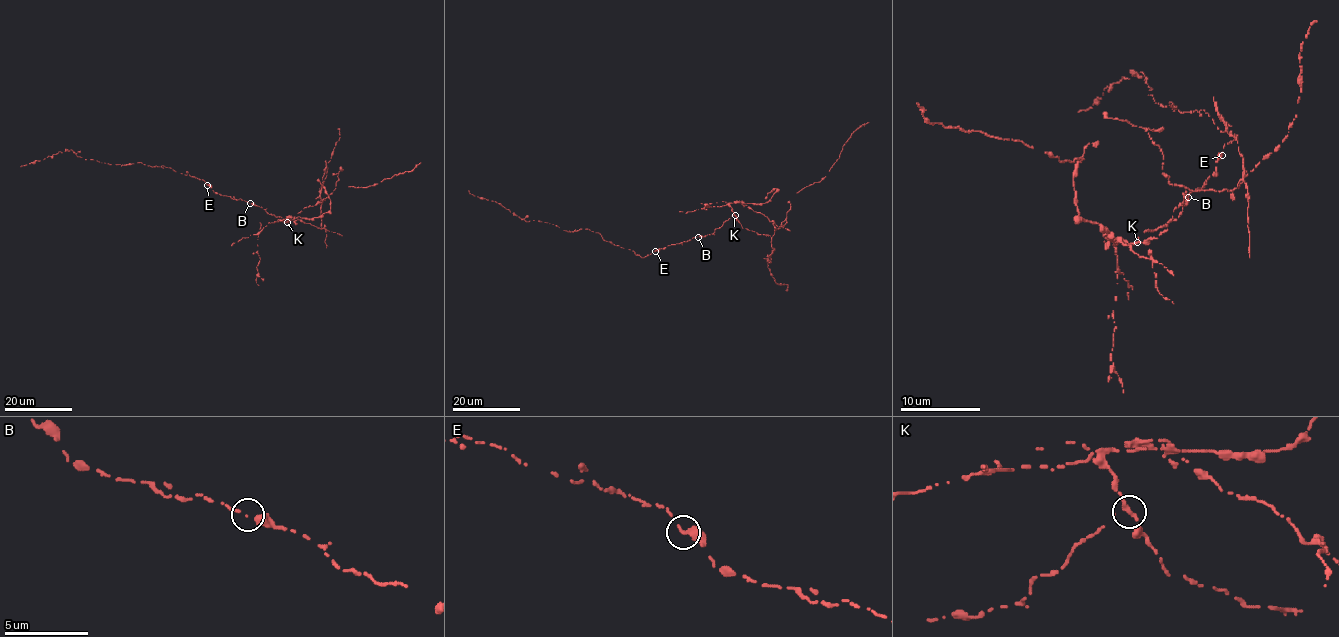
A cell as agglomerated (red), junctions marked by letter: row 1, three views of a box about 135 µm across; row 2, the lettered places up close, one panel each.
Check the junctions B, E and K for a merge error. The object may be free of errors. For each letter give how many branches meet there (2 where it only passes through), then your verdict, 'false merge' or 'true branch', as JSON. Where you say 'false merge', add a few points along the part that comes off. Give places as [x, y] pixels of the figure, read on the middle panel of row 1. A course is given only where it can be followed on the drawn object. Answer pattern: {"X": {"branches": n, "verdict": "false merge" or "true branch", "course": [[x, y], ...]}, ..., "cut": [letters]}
{"B": {"branches": 2, "verdict": "true branch"}, "E": {"branches": 2, "verdict": "true branch"}, "K": {"branches": 2, "verdict": "false merge", "course": [[735, 215], [742, 228], [770, 237], [773, 251], [768, 267], [775, 283], [787, 284], [787, 291]]}, "cut": ["K"]}

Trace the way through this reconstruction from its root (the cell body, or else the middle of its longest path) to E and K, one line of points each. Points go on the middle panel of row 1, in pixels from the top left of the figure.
E: (698, 237), (655, 251)
K: (698, 237), (712, 234), (735, 215)

